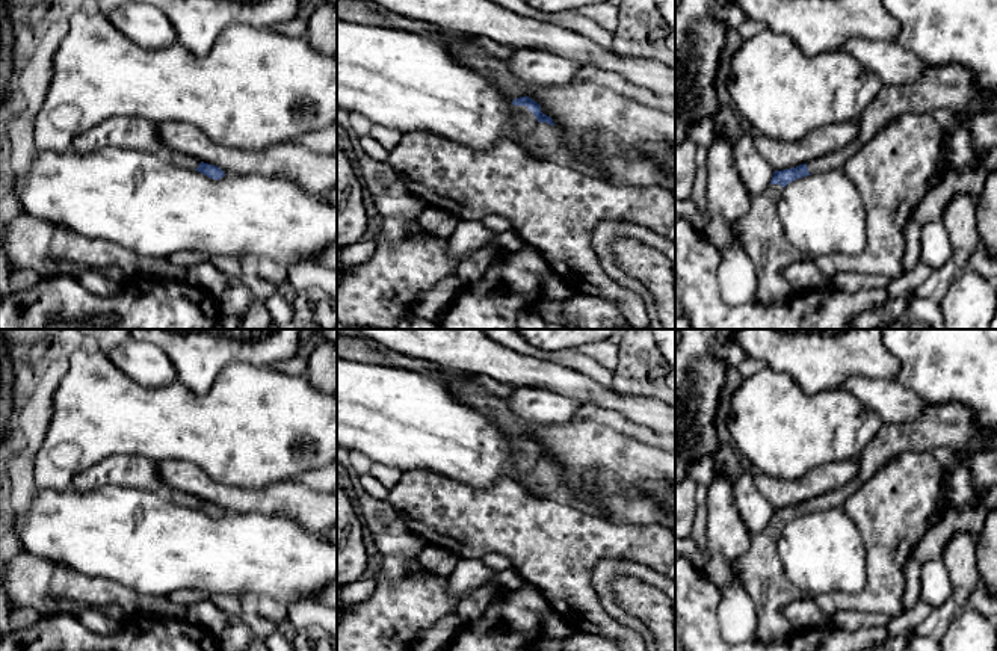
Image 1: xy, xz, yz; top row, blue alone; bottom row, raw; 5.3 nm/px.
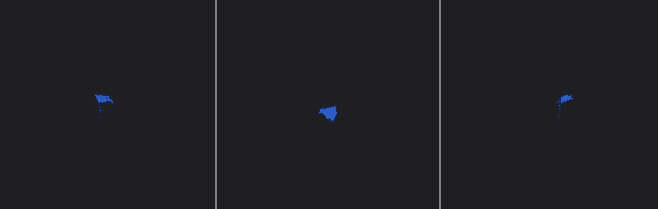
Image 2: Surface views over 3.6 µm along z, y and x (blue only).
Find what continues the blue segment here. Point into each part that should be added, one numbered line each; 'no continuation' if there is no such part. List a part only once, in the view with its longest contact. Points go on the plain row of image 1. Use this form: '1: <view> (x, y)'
1: xz (541, 479)
2: yz (760, 574)

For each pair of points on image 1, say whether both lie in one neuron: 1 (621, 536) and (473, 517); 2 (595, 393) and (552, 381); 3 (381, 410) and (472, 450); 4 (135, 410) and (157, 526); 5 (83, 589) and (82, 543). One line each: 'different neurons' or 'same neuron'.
1: same neuron
2: same neuron
3: same neuron
4: different neurons
5: different neurons

